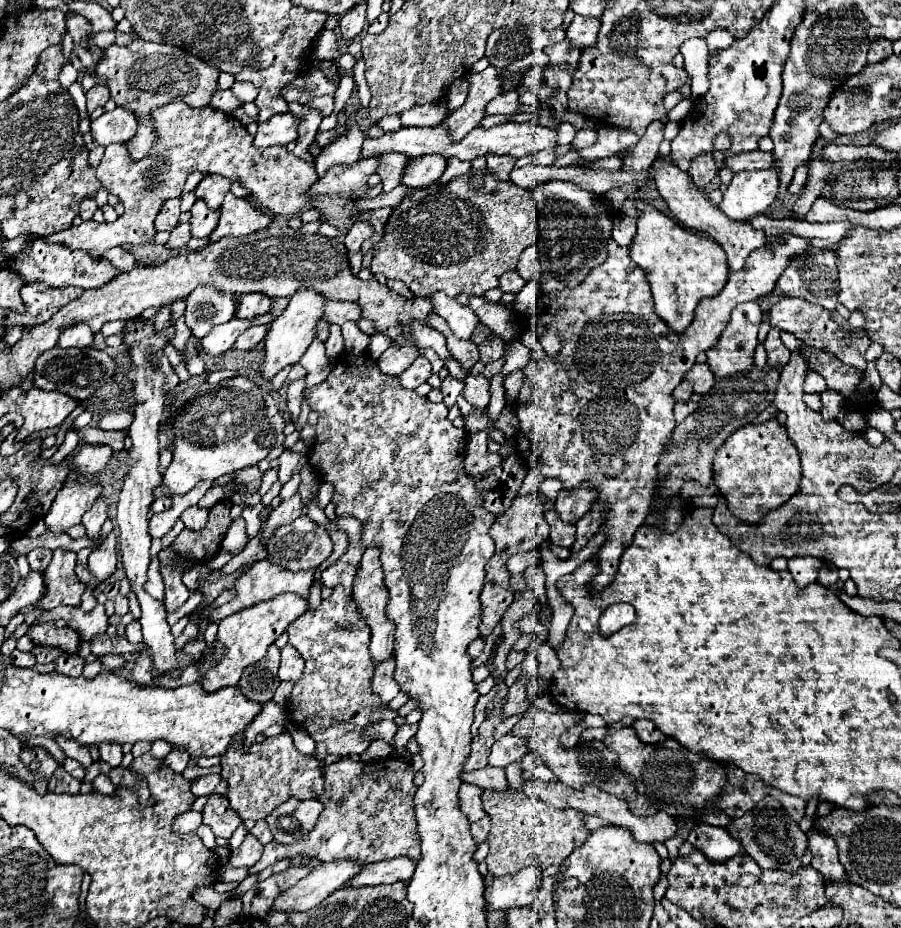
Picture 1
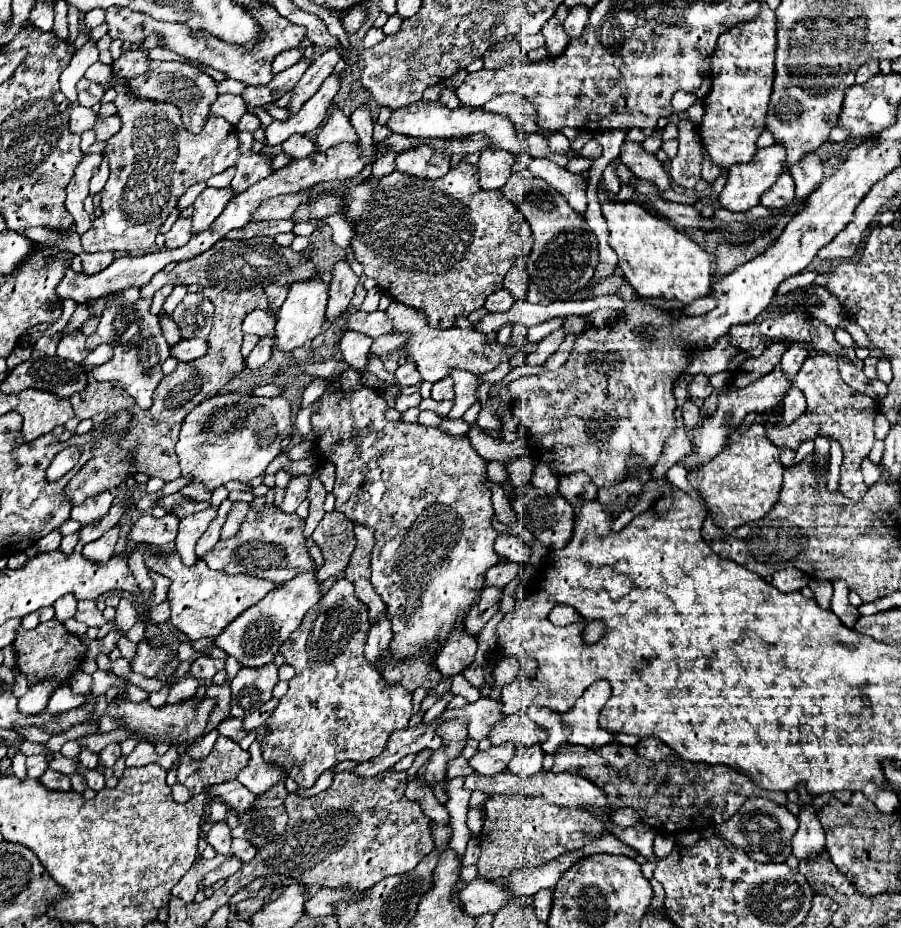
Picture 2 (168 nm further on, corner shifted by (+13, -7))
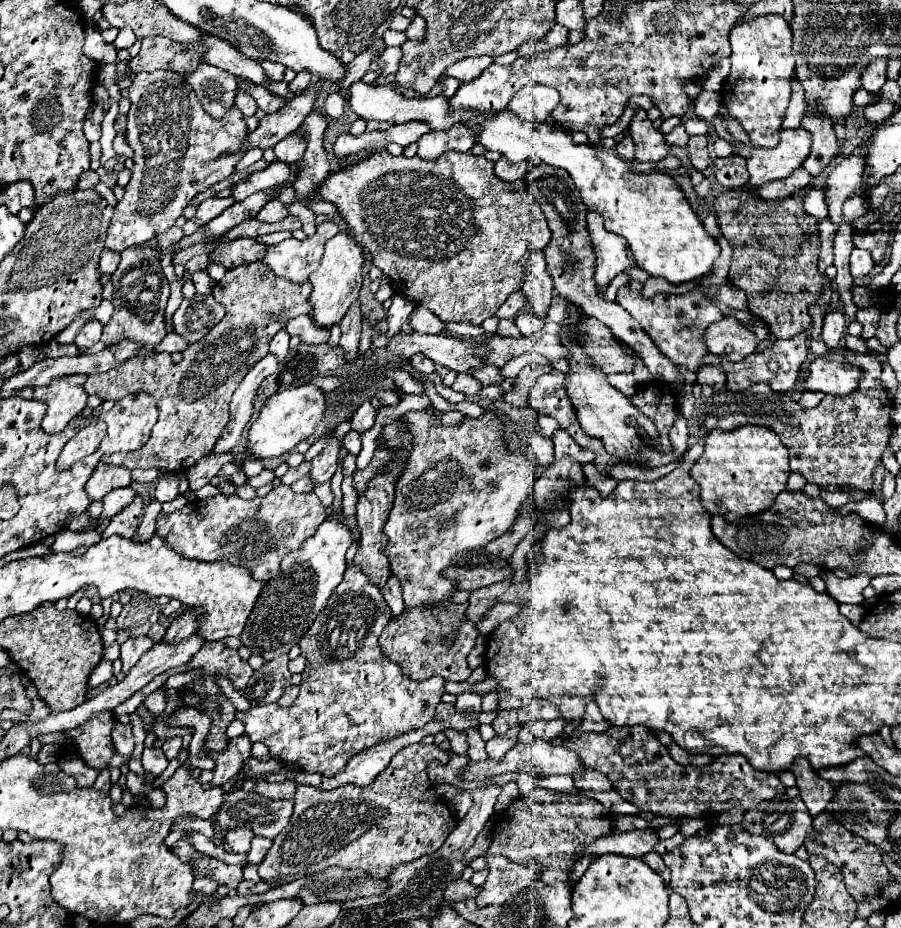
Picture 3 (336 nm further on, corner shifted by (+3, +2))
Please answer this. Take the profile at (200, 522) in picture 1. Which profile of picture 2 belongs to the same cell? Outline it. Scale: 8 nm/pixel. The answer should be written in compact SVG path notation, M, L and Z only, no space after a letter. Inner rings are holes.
M207 508L207 510L201 510L201 512L195 512L191 516L185 516L181 518L179 522L179 534L177 534L177 552L179 552L179 558L185 566L191 566L197 556L195 556L195 544L197 540L201 538L201 534L207 530L209 522L217 516L217 508Z

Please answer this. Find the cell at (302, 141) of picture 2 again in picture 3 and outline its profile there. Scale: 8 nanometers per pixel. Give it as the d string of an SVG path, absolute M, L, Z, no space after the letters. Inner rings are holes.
M299 131L291 133L289 137L285 137L285 141L279 141L275 147L273 147L275 155L279 161L285 161L285 163L297 163L301 157L303 157L303 151L305 151L305 141L303 137L299 135Z

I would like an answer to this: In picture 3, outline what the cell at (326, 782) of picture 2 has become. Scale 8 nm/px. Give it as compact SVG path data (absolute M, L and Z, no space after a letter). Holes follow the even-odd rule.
M257 781L255 791L269 797L269 799L293 799L295 797L295 783L293 781L285 781L285 783Z

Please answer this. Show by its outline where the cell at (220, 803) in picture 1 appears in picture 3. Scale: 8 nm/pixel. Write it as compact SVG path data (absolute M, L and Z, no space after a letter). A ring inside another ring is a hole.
M237 827L237 829L231 829L227 831L227 845L235 851L235 853L249 853L249 845L251 845L251 839L253 839L253 831L245 829L245 827Z

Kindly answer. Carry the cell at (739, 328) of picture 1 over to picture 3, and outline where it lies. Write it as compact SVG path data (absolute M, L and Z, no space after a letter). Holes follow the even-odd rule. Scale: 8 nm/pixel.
M625 285L617 291L617 303L625 311L629 311L633 319L637 319L641 323L643 331L653 339L653 343L661 349L663 355L667 355L675 365L685 365L691 371L697 371L703 355L707 355L707 347L703 341L705 329L713 321L719 321L723 317L717 303L699 289L693 289L683 295L657 293L649 299L645 299L641 291L635 291L629 285Z

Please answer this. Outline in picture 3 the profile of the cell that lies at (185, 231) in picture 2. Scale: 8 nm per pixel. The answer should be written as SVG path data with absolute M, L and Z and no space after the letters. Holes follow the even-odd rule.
M209 197L209 199L205 199L199 205L197 215L183 225L183 233L185 235L195 233L203 223L209 223L211 219L215 219L217 215L221 215L225 209L229 209L231 205L233 205L233 199L231 197L225 197L225 199L221 199L221 197Z

